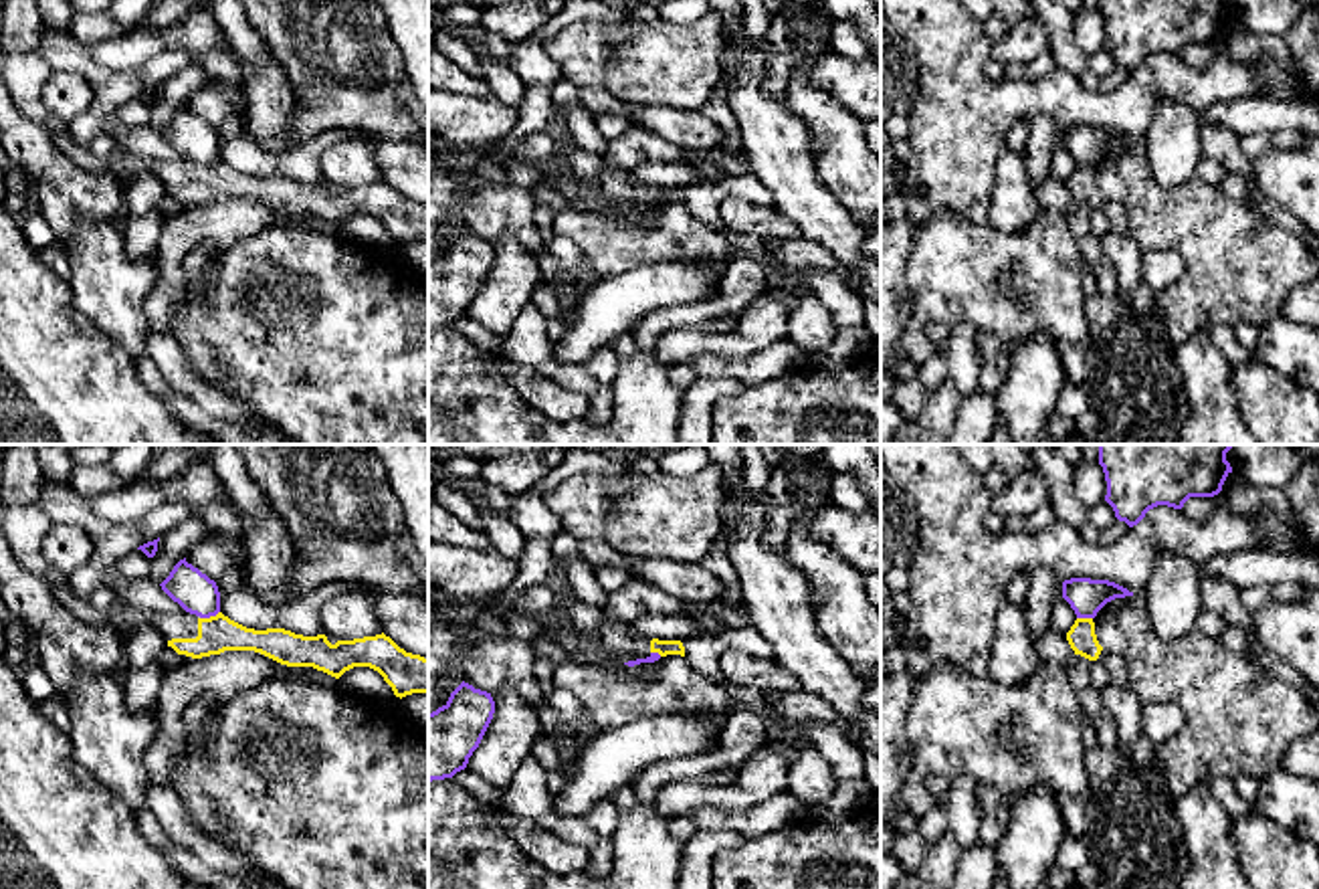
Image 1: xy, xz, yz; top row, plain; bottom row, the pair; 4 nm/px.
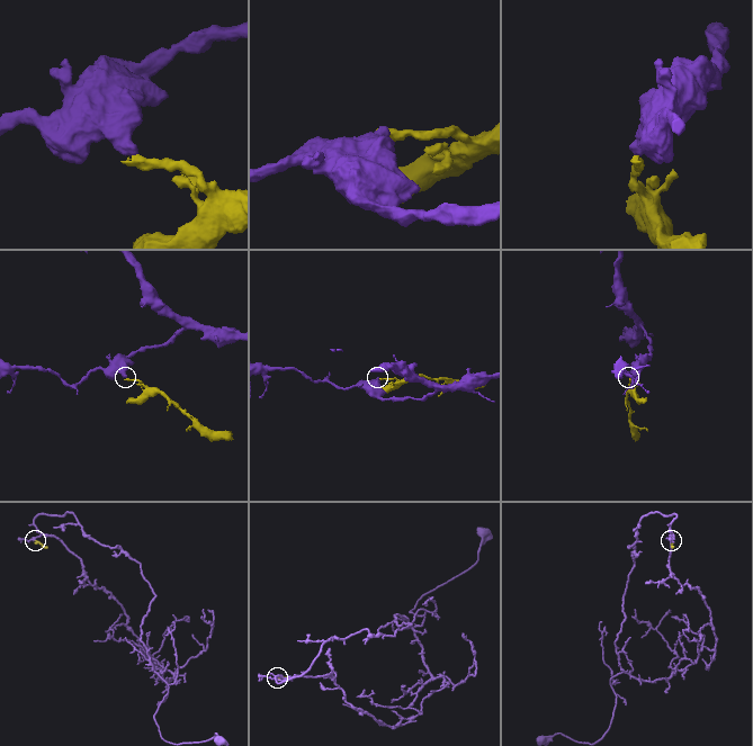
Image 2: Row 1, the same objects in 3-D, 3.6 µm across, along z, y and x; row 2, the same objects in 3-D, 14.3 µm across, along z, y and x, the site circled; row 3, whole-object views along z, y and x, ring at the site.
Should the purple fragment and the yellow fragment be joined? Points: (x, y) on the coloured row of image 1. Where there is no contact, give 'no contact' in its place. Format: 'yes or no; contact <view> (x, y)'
no; contact xy (209, 617)

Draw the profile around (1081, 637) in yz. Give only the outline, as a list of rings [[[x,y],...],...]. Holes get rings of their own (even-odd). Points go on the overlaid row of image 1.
[[[1077,618],[1067,632],[1073,655],[1081,655],[1089,661],[1101,661],[1105,651],[1097,640],[1093,618]]]

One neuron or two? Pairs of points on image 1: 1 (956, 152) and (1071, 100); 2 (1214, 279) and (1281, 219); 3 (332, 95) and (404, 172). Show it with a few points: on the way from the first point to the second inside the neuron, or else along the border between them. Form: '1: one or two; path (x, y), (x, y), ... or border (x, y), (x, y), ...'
1: one; path (984, 124), (1010, 100), (1043, 100)
2: two; border (1263, 217), (1297, 237)
3: two; border (378, 134), (407, 140)

